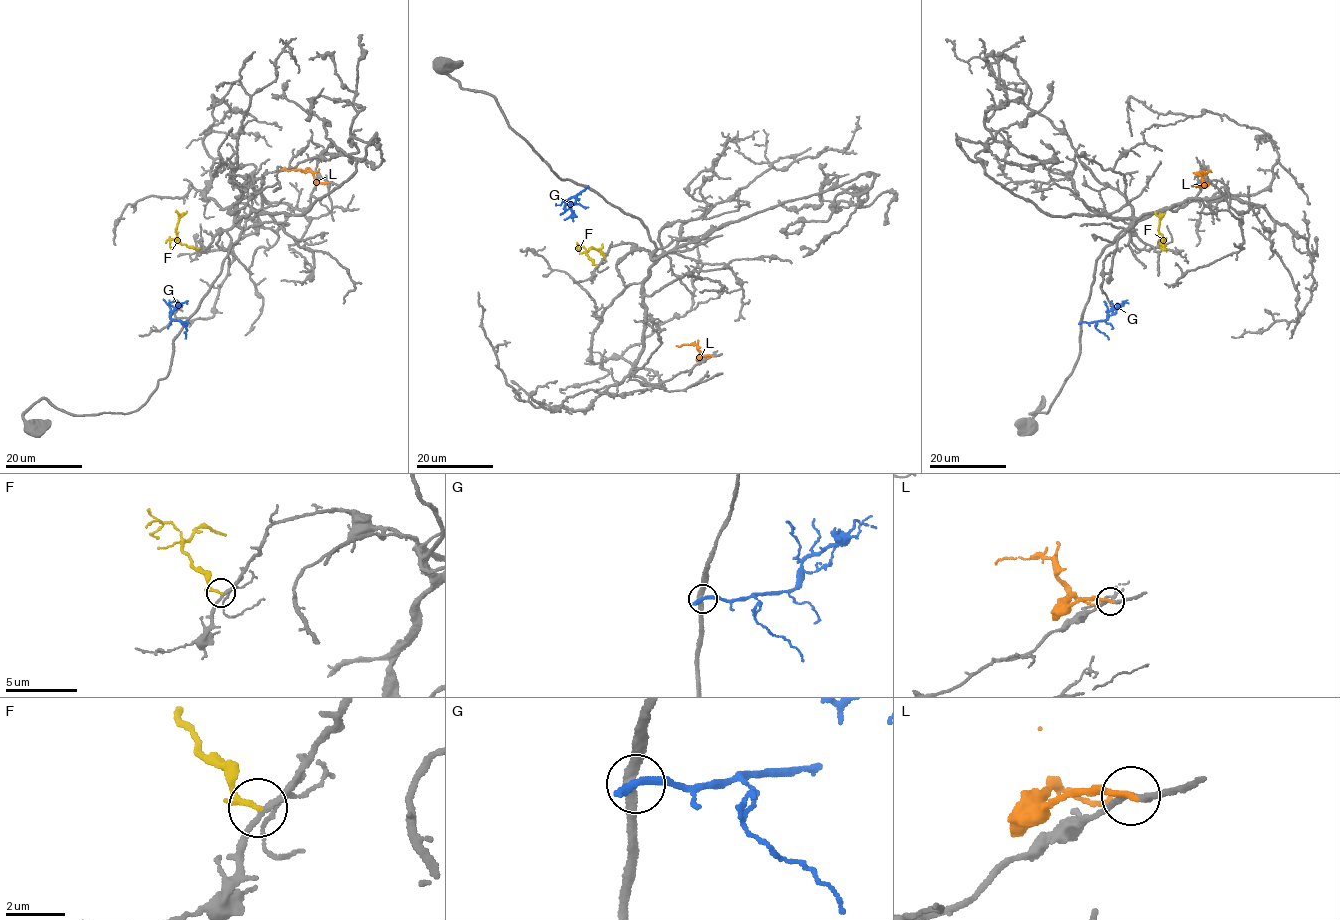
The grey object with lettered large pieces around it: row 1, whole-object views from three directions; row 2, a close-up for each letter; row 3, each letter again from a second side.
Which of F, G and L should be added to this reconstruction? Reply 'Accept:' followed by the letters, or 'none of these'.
Accept: none of these

